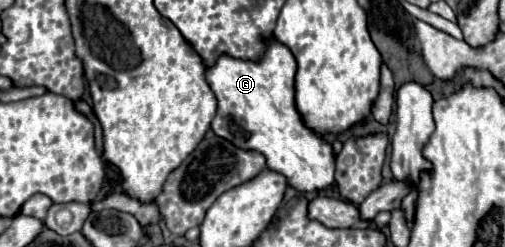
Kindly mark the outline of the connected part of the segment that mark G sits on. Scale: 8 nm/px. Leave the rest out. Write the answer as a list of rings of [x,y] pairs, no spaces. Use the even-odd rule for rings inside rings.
[[[275,37],[269,39],[259,61],[221,55],[215,65],[205,69],[205,79],[217,97],[217,115],[211,129],[241,149],[255,149],[267,157],[267,167],[287,177],[297,191],[321,191],[335,181],[335,157],[331,145],[303,125],[295,109],[295,71],[293,53]]]

